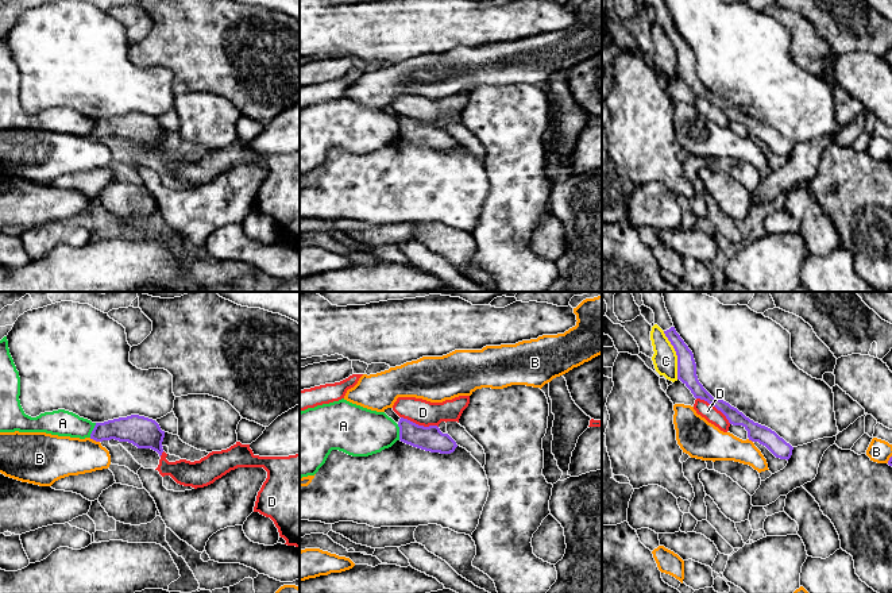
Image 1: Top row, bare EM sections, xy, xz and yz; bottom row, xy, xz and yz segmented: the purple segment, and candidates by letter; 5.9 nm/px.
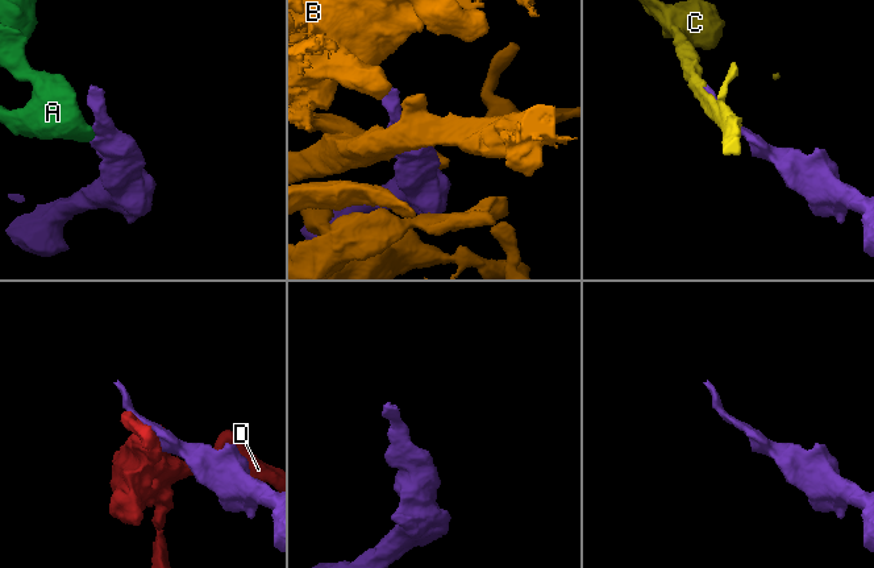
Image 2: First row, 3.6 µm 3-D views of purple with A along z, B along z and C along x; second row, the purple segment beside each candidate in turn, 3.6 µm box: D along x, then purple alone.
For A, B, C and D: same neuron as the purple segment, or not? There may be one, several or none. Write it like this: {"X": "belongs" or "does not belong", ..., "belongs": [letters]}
{"A": "does not belong", "B": "does not belong", "C": "does not belong", "D": "does not belong", "belongs": []}

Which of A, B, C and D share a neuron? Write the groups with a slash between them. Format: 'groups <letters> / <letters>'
groups A B / C / D

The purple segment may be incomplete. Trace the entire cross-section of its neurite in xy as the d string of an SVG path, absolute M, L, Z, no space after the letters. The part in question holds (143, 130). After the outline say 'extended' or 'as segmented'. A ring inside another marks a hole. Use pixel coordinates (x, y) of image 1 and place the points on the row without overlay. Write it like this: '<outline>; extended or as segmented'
M139 112L96 120L90 131L90 136L96 139L111 136L128 139L138 146L151 146L157 149L159 154L163 150L163 135L165 128L161 127L155 118Z; as segmented

